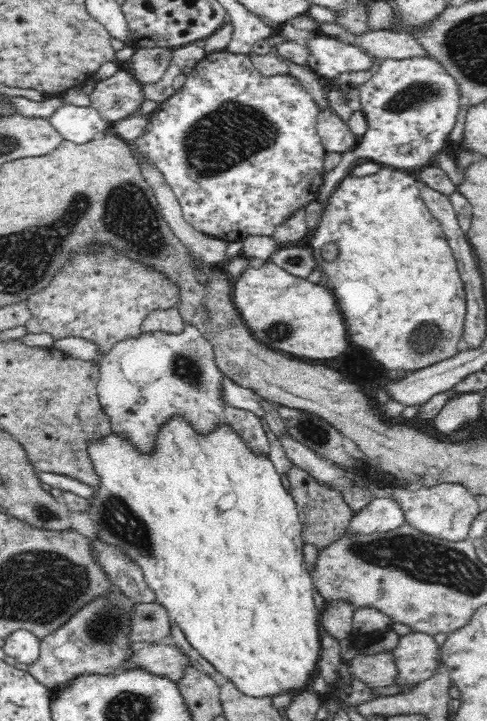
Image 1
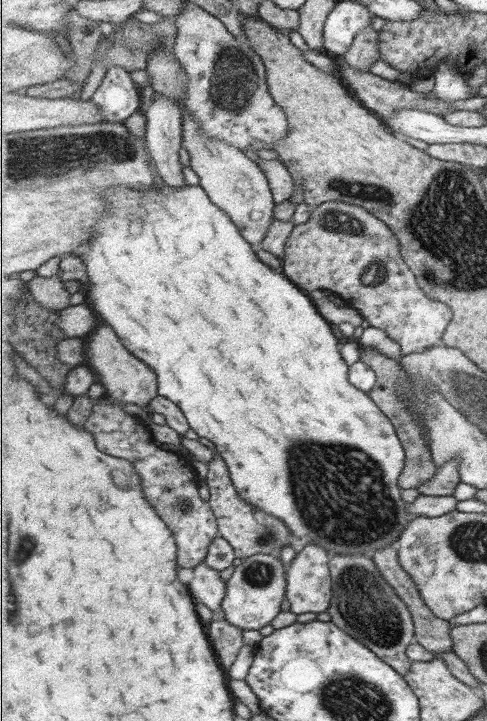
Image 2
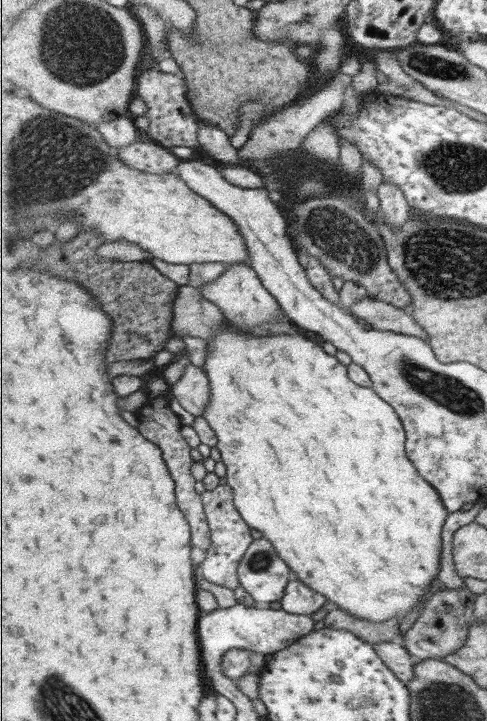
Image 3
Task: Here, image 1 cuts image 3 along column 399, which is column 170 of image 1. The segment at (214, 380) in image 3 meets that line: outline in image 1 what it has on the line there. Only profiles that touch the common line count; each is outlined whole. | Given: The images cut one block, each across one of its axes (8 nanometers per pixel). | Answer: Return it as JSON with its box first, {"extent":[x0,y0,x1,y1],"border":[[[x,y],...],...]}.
{"extent":[85,415,321,697],"border":[[[173,415],[167,419],[167,422],[155,431],[153,437],[154,445],[150,451],[138,449],[132,443],[132,438],[114,431],[87,441],[87,458],[90,460],[91,468],[94,469],[95,477],[99,479],[99,486],[90,488],[92,492],[88,496],[88,508],[85,511],[87,518],[94,524],[93,536],[109,546],[114,546],[134,565],[138,565],[144,581],[154,593],[156,602],[161,603],[167,610],[168,616],[176,622],[188,642],[242,693],[252,697],[276,697],[285,692],[298,693],[306,689],[310,683],[310,676],[317,671],[316,662],[320,656],[321,634],[318,626],[320,612],[316,609],[312,596],[313,578],[303,558],[305,542],[301,537],[302,523],[298,519],[296,501],[282,486],[281,476],[272,465],[270,456],[252,451],[242,438],[242,434],[234,430],[230,423],[219,423],[210,431],[200,433],[184,415]]]}

